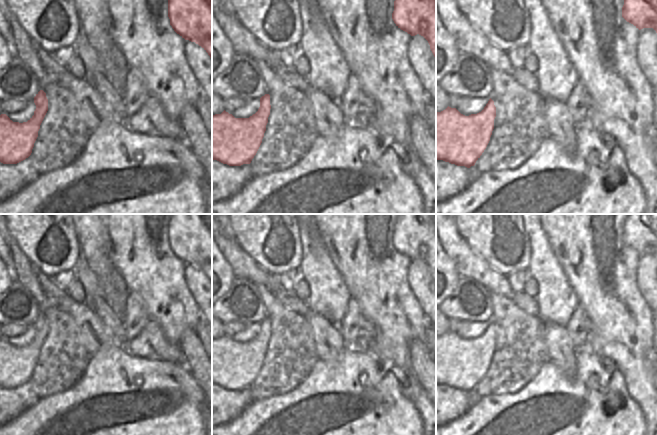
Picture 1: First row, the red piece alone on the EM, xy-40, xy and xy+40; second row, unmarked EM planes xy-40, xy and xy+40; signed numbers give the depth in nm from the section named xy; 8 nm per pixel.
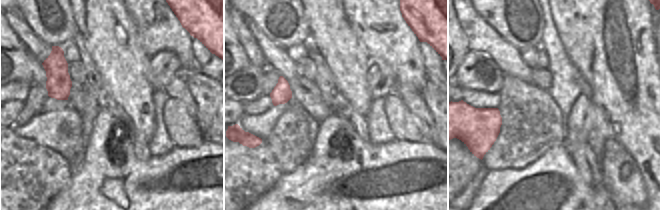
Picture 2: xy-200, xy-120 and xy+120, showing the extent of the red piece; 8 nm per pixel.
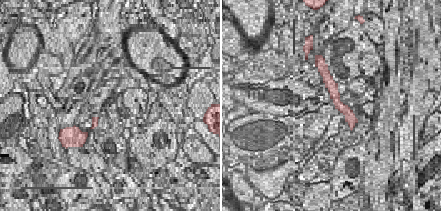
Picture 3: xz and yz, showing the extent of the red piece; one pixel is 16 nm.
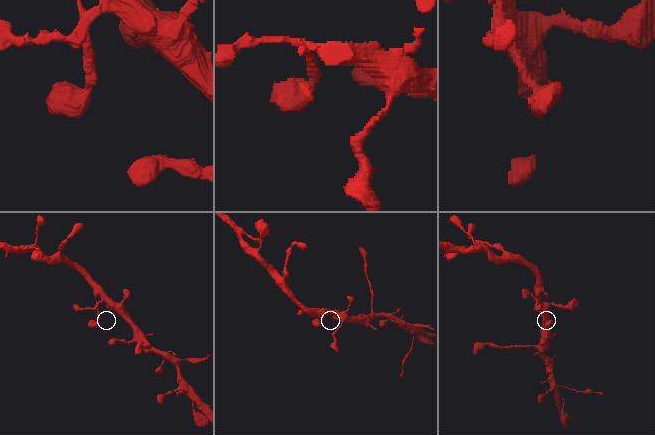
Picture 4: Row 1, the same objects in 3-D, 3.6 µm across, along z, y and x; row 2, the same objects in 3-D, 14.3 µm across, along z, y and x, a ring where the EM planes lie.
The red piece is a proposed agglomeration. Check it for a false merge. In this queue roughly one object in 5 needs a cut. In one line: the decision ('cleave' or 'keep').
keep

